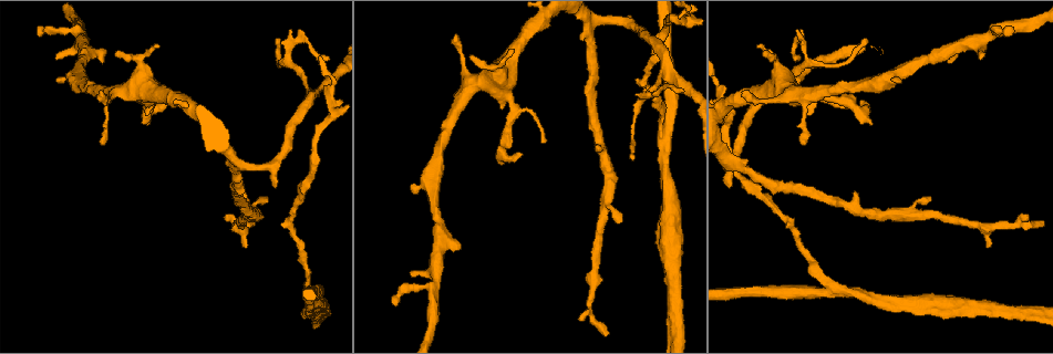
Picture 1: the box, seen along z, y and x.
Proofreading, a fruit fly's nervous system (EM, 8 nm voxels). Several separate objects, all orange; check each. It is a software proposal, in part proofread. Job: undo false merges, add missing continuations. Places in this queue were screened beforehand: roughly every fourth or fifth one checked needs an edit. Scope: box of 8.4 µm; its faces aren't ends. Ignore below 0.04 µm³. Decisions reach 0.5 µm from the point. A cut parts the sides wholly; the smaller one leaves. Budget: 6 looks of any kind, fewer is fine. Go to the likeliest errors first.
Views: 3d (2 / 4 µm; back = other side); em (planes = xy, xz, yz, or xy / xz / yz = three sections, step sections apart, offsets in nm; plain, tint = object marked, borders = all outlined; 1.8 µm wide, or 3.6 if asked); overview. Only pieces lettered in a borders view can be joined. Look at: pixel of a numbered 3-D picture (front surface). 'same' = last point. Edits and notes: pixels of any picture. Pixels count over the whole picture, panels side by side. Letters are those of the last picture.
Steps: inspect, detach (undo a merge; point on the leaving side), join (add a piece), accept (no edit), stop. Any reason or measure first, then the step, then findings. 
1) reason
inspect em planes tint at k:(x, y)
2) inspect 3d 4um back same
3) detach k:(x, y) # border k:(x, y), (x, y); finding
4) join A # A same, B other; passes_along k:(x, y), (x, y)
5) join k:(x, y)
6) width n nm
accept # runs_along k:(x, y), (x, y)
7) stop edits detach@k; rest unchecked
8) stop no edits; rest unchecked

two arms in line, one across
inspect em yz step 16 tint at 1:(844, 291)

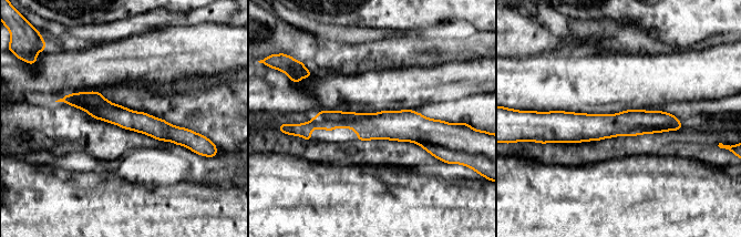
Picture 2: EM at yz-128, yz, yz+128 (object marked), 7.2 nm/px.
inspect em yz step 16 borders same

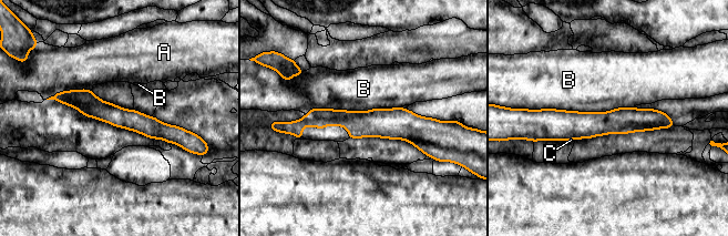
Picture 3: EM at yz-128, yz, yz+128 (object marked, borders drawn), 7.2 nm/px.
longest_contact B 550 nm
detach 3:(327, 113) # A other, B other, C other; border 3:(364, 112), (336, 118), (308, 114); two neurons meet here

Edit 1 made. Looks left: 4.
an open end
inspect em 3.6um planes plain at 1:(55, 57)

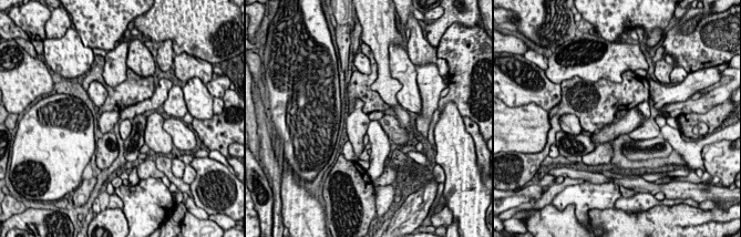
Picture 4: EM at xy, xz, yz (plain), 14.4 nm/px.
inspect em 3.6um planes borders same

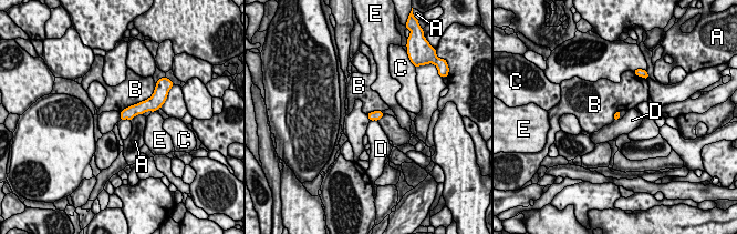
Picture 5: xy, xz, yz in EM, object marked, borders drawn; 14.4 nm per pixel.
accept # A other, B other, C other, D other, E other; border 5:(153, 94), (126, 107), (120, 113); no lettered piece goes on from it

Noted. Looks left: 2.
thin end
inspect em xz step 8 plain at 1:(545, 140)

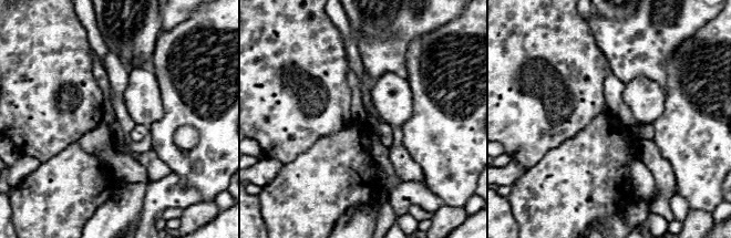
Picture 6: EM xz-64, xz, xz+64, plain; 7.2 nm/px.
inspect em xz step 8 borders same

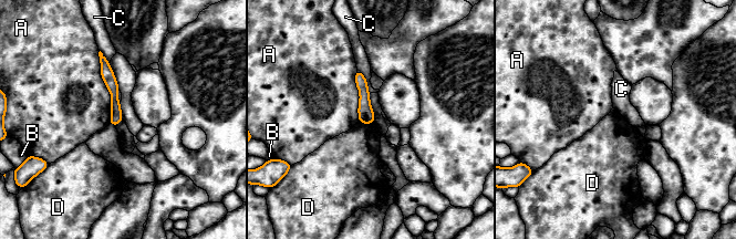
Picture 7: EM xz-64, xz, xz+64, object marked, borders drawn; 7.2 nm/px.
width 90 nm; longest_contact A 550 nm
accept # A other, B other, C other, D other; no lettered piece goes on from it

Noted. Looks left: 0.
stop edits detach@3; rest unchecked

